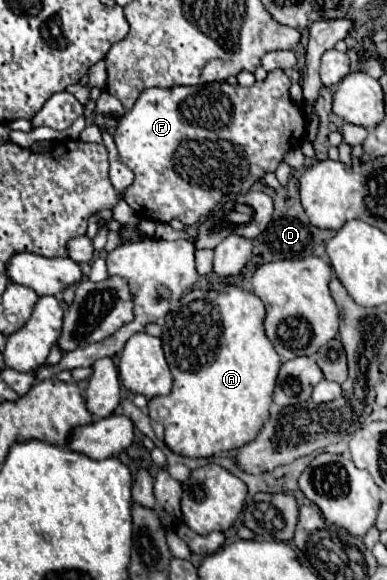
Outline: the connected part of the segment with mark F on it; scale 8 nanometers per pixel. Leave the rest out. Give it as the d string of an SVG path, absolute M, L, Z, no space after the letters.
M276 69L276 71L270 71L262 83L258 81L252 87L242 87L242 85L232 87L228 83L206 83L206 85L196 85L196 87L170 87L170 89L156 89L154 87L154 89L142 91L136 105L120 119L120 123L116 125L116 129L112 133L120 163L128 165L132 169L132 173L136 175L134 183L124 193L124 201L136 211L138 217L146 217L146 219L152 217L152 221L158 221L158 223L168 223L172 219L180 219L184 225L194 225L194 223L198 223L200 217L208 215L226 193L246 193L266 171L276 171L284 153L292 147L292 137L304 137L306 121L304 121L304 115L300 113L298 105L290 99L288 89L290 89L288 75L282 69Z

